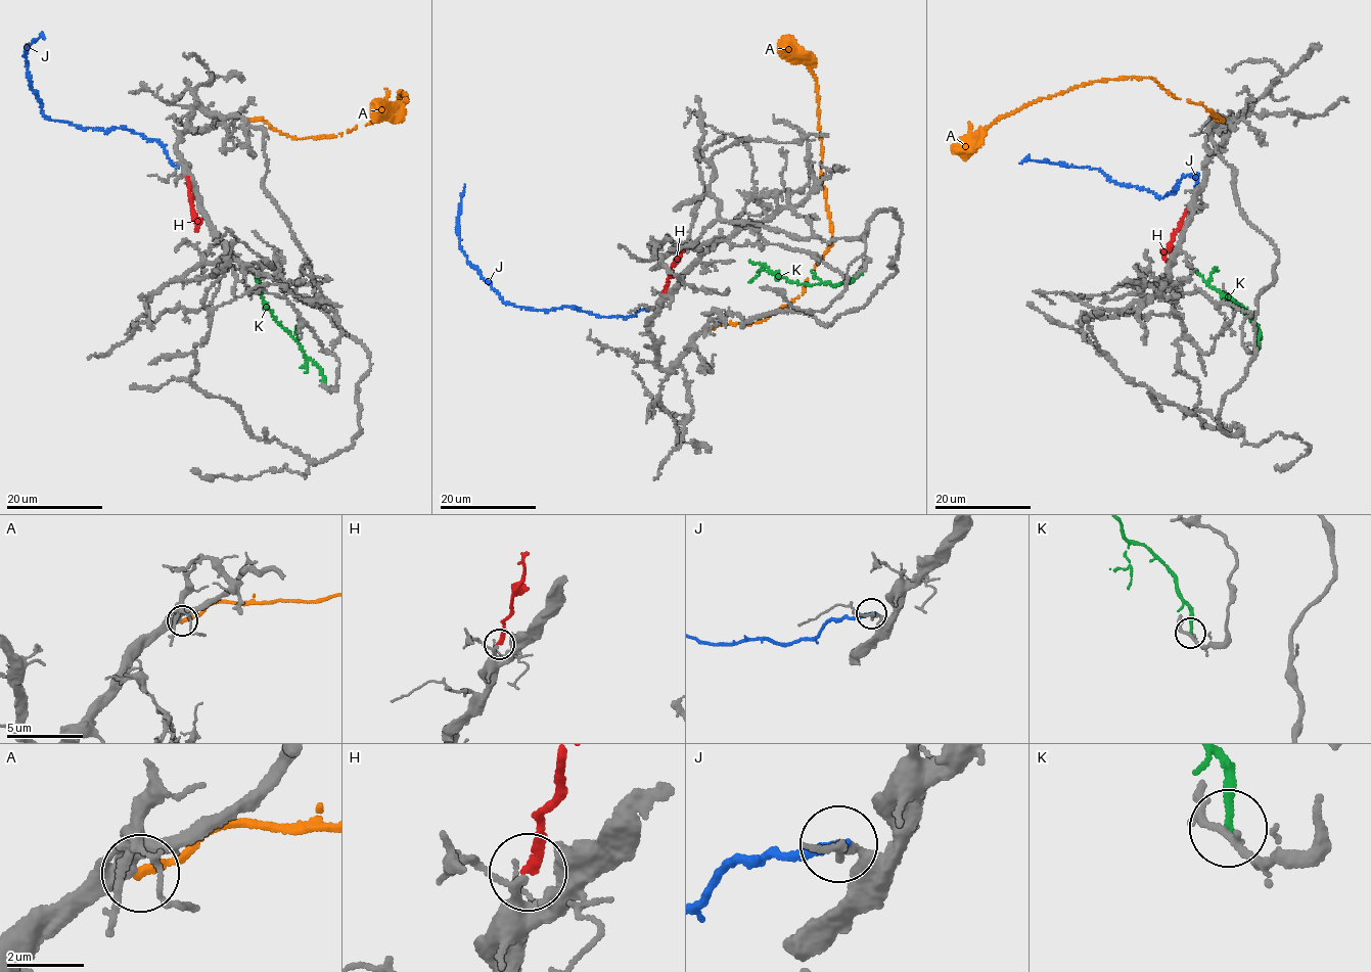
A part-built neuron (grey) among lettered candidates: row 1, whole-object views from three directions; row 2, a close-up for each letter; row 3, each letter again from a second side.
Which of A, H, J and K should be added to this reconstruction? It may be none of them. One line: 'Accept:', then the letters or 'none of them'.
Accept: H

